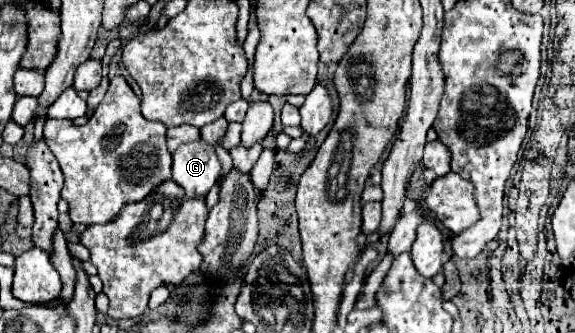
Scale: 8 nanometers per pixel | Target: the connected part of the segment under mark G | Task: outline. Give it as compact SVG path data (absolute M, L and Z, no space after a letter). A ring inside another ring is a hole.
M203 140L183 144L173 154L173 180L185 190L185 196L197 198L207 196L215 186L221 172L221 164L215 150Z

